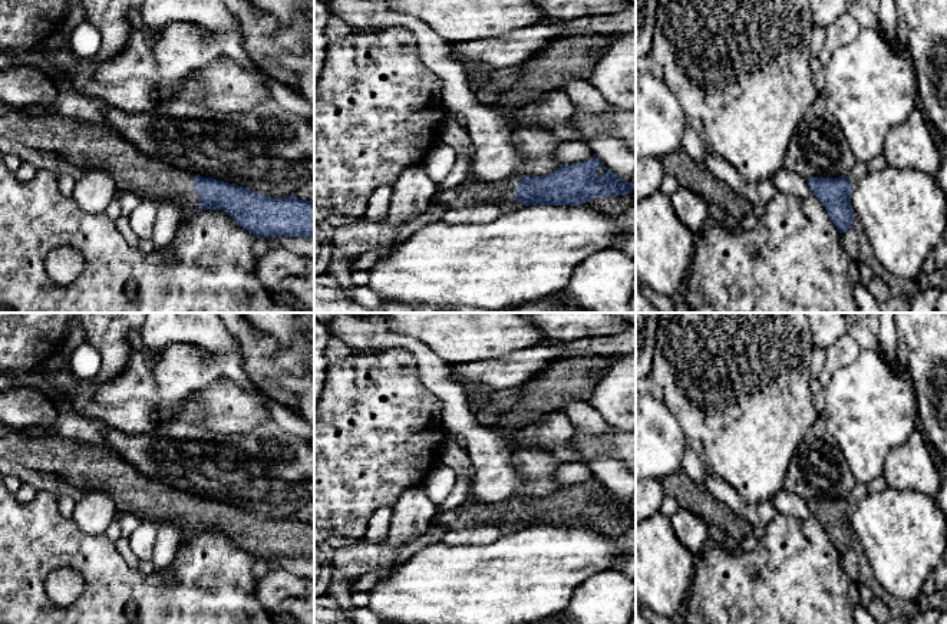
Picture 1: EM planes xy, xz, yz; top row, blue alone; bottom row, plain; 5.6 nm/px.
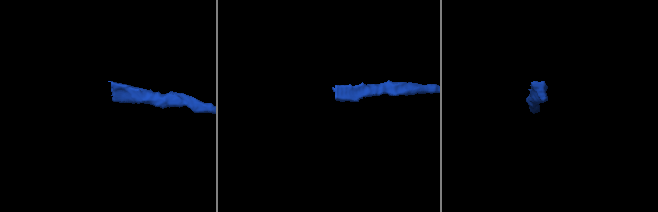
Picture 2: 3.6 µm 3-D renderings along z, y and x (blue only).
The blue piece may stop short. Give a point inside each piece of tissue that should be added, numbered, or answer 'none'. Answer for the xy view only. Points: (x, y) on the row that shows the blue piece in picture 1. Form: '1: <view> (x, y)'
1: xy (89, 147)

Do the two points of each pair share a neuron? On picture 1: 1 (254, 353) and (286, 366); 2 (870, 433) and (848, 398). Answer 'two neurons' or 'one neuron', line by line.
1: one neuron
2: one neuron

